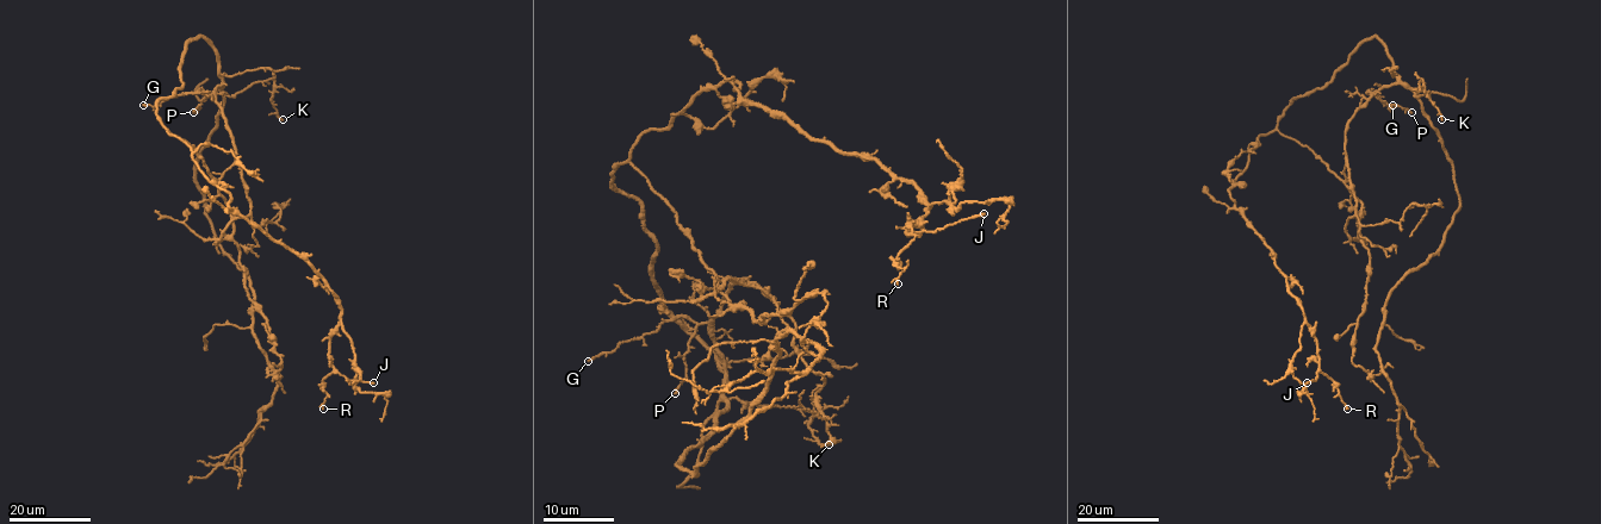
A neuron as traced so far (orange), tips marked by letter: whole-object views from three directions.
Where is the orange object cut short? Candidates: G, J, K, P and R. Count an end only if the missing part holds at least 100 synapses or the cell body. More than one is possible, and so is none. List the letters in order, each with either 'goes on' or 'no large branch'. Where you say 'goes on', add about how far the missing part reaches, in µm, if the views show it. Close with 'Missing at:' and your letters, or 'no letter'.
G: no large branch
J: no large branch
K: no large branch
P: no large branch
R: no large branch
Missing at: no letter

